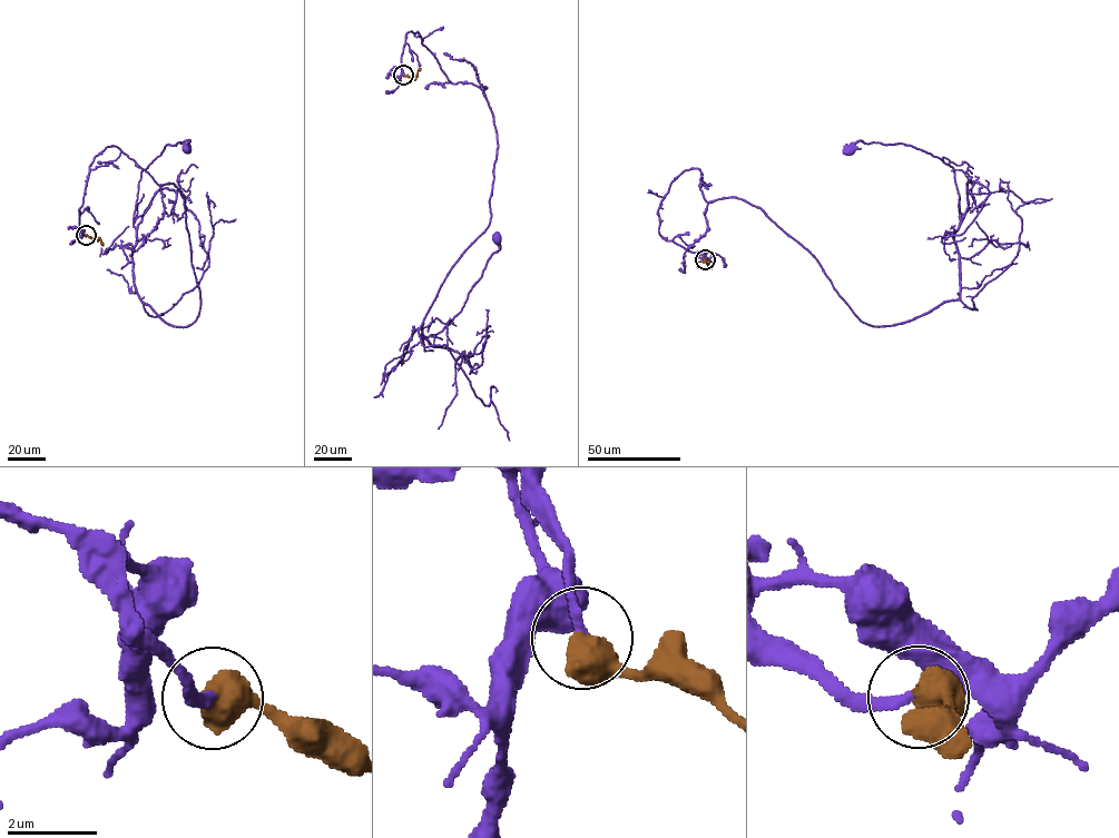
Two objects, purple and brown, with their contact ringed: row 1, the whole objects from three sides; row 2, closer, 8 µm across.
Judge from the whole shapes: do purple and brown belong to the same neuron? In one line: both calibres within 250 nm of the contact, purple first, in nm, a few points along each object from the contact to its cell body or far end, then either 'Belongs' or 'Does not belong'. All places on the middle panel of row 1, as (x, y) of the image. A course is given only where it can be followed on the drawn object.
Thickness 200 nm (purple) against 700 nm. Course of purple: (403, 75), (418, 32), (448, 79), (482, 90), (498, 146), (490, 224), (412, 329), (461, 311), (497, 238). Course of brown: (403, 75), (414, 79), (418, 68), (420, 70). Belongs

